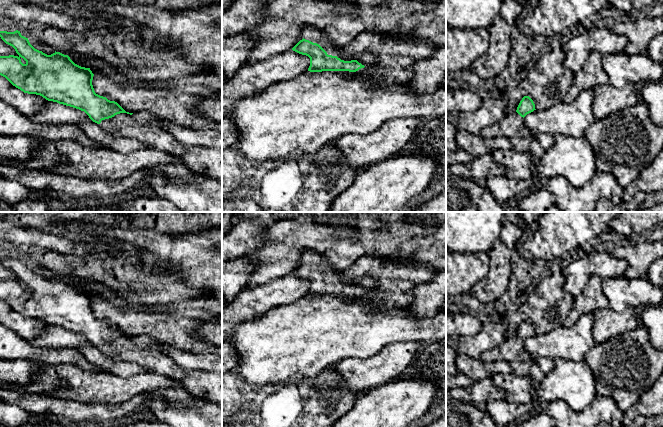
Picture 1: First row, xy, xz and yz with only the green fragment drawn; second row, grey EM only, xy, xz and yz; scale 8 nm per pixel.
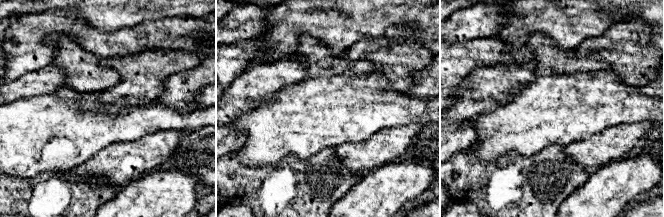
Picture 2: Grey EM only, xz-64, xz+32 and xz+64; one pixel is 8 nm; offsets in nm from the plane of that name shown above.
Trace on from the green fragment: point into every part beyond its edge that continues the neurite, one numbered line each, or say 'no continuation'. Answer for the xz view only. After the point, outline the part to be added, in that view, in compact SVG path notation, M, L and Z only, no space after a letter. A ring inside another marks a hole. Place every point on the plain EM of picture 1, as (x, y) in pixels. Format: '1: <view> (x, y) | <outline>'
1: xz (311, 258) | M306 250L303 254L304 263L313 267L319 268L328 279L337 280L341 284L351 285L354 282L351 279L344 278L339 272L336 272L331 266L329 266L319 254Z

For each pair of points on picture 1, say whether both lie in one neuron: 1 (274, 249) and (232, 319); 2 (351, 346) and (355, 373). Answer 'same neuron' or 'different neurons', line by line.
1: different neurons
2: different neurons

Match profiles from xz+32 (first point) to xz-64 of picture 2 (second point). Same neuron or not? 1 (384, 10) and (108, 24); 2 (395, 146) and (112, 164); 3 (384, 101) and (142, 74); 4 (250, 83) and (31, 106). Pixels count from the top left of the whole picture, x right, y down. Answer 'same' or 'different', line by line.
1: different
2: same
3: different
4: different

